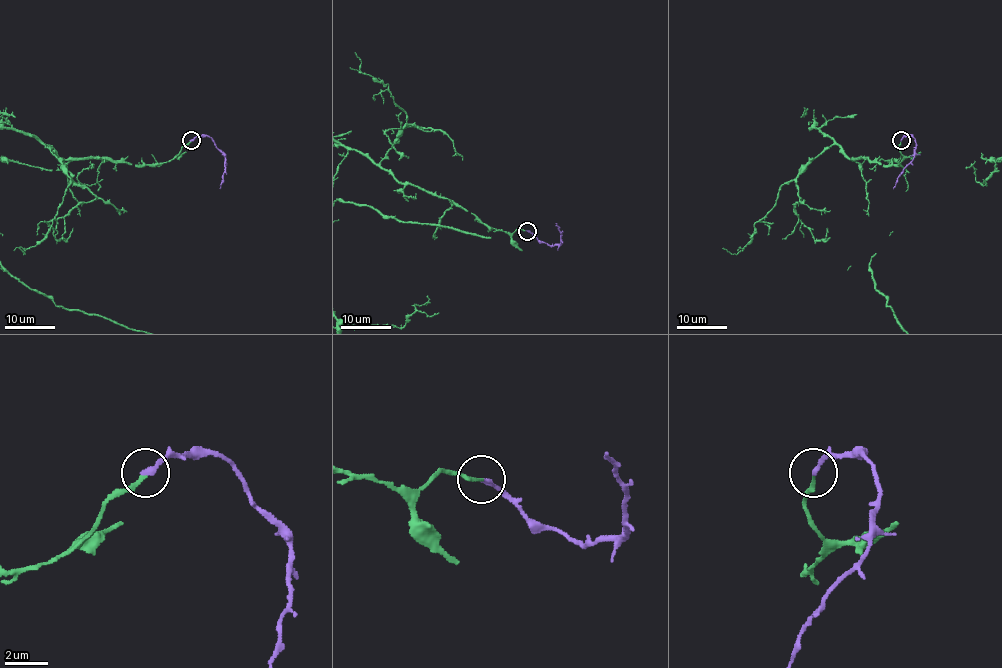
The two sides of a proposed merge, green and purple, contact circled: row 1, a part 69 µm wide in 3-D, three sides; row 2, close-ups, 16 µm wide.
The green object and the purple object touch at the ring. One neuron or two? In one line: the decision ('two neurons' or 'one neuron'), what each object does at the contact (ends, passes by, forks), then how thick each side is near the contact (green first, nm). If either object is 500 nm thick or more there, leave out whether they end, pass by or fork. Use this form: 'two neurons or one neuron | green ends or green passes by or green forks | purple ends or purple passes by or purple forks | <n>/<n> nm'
one neuron | green ends | purple ends | 170/200 nm

